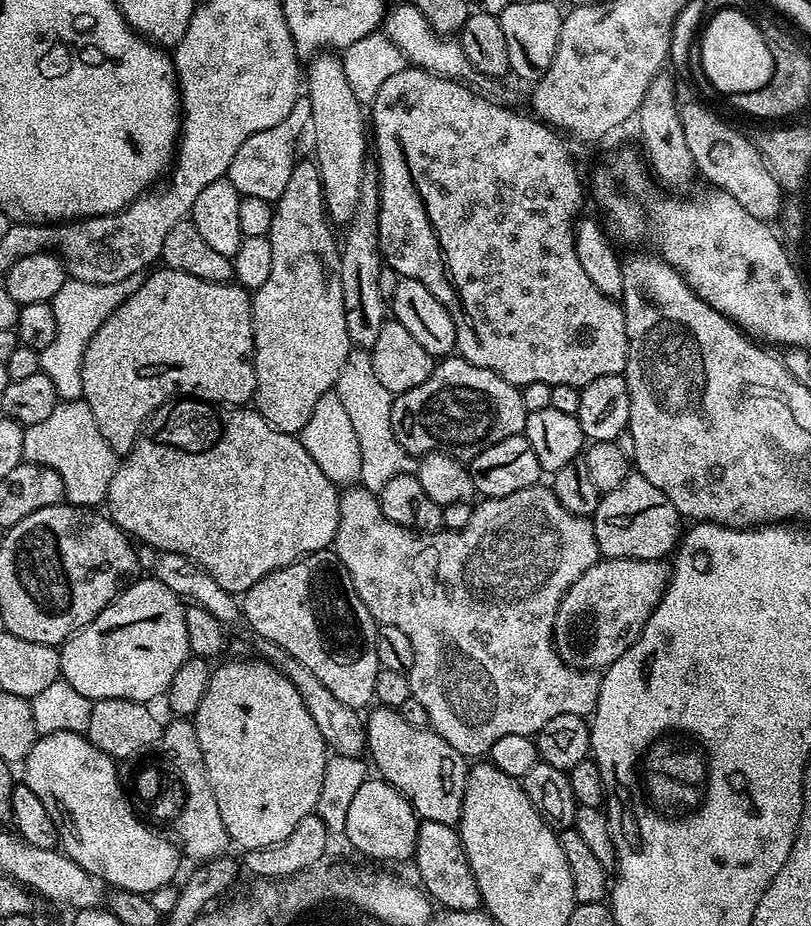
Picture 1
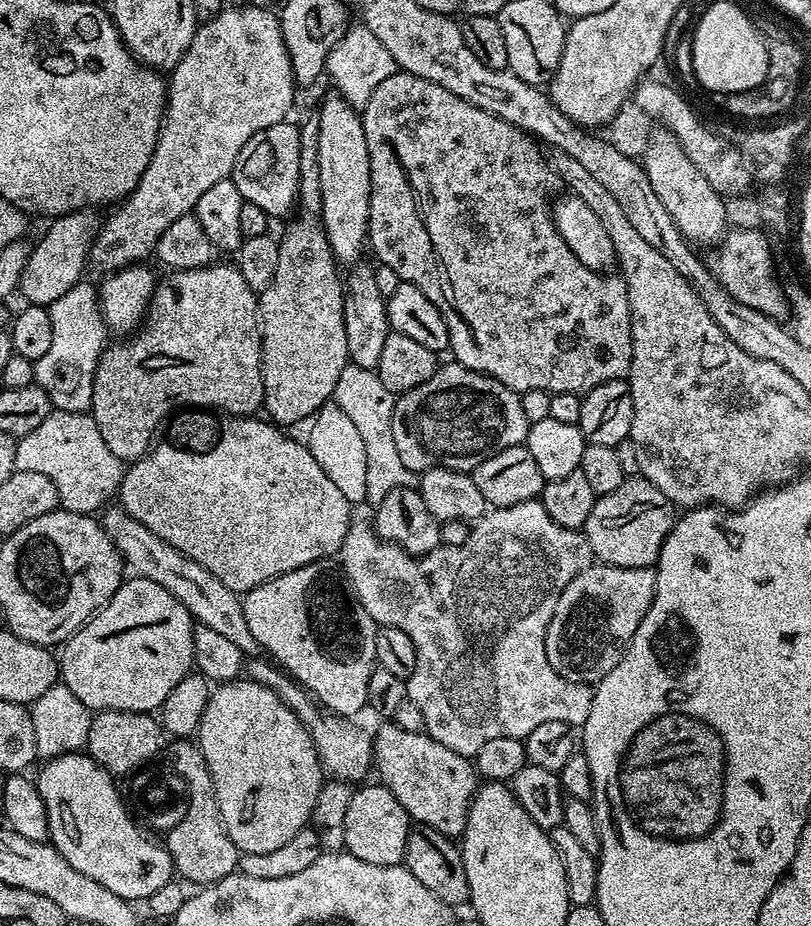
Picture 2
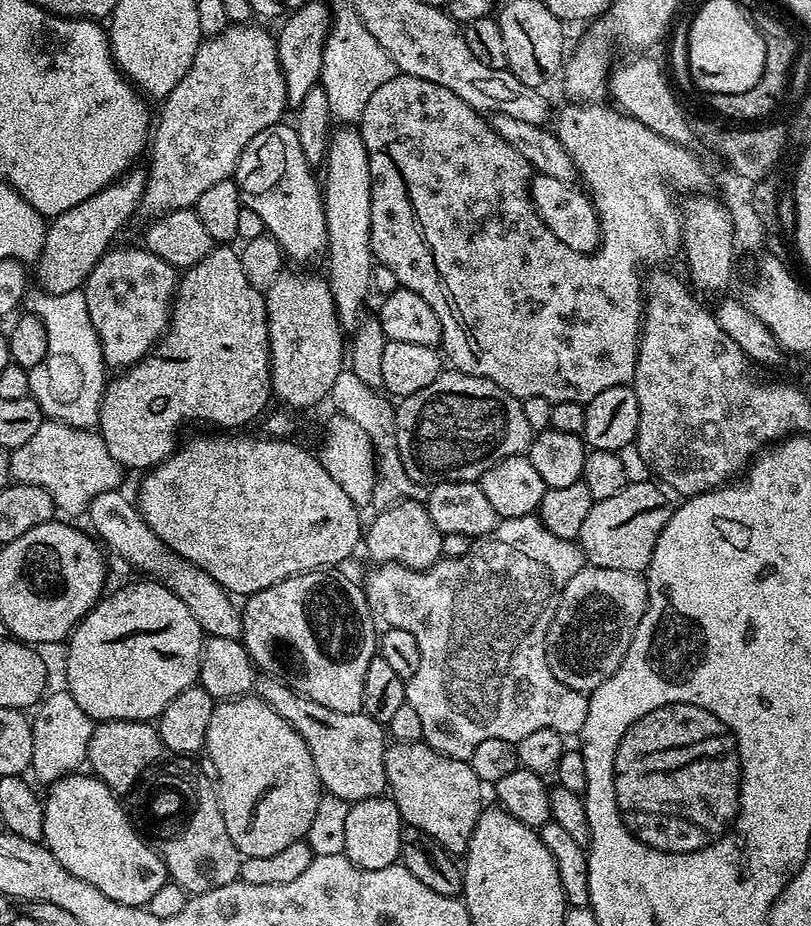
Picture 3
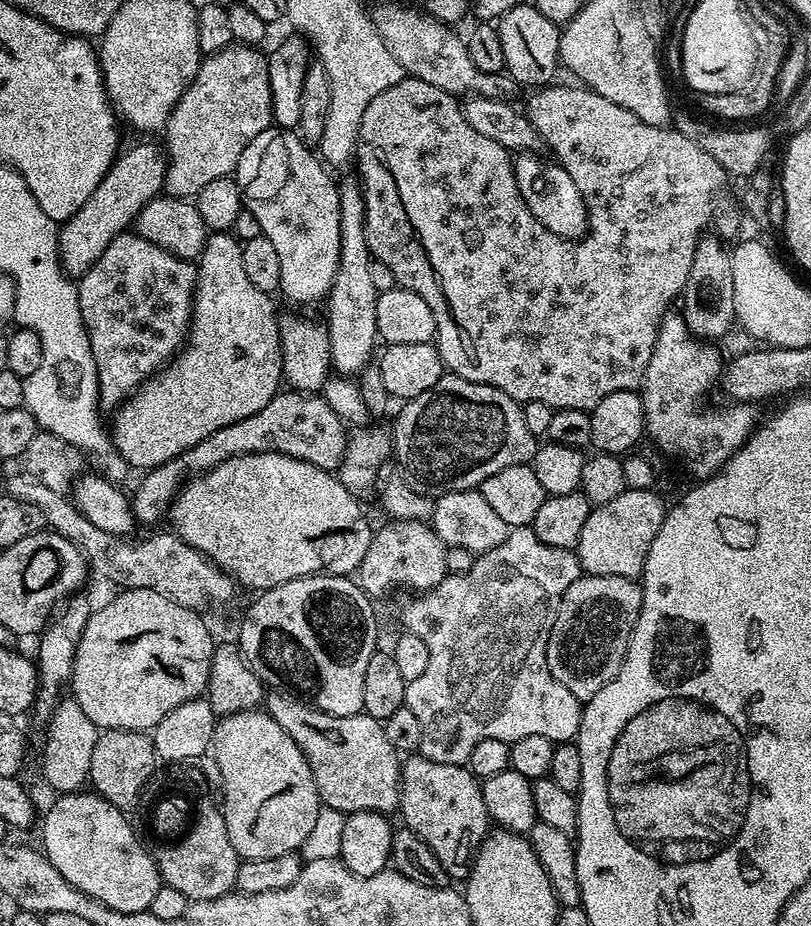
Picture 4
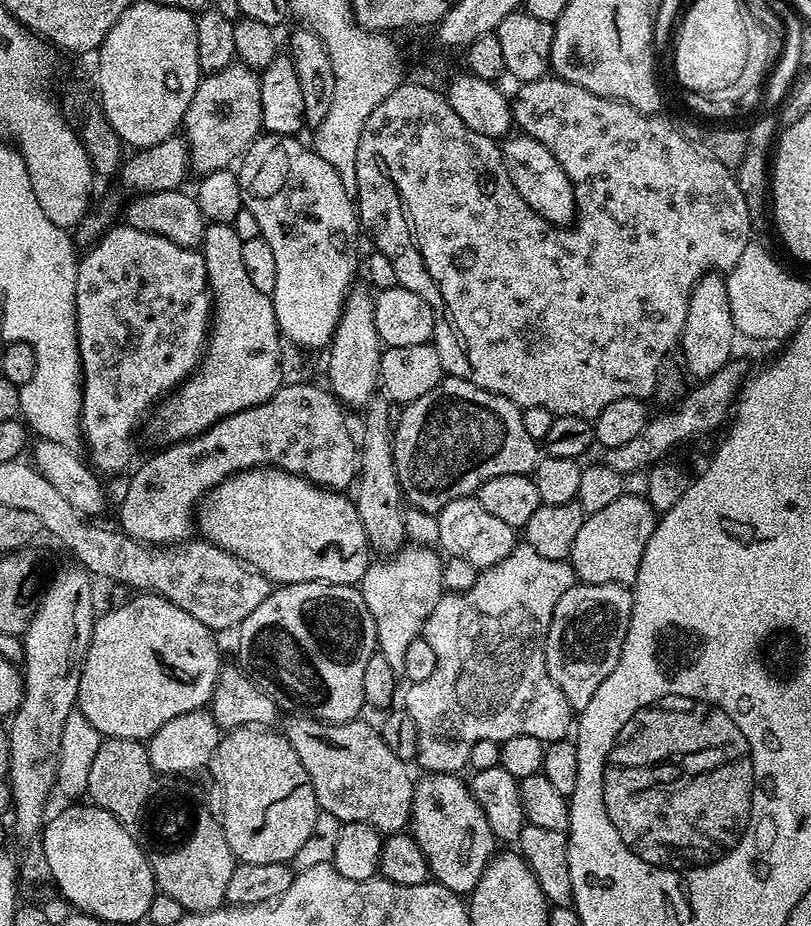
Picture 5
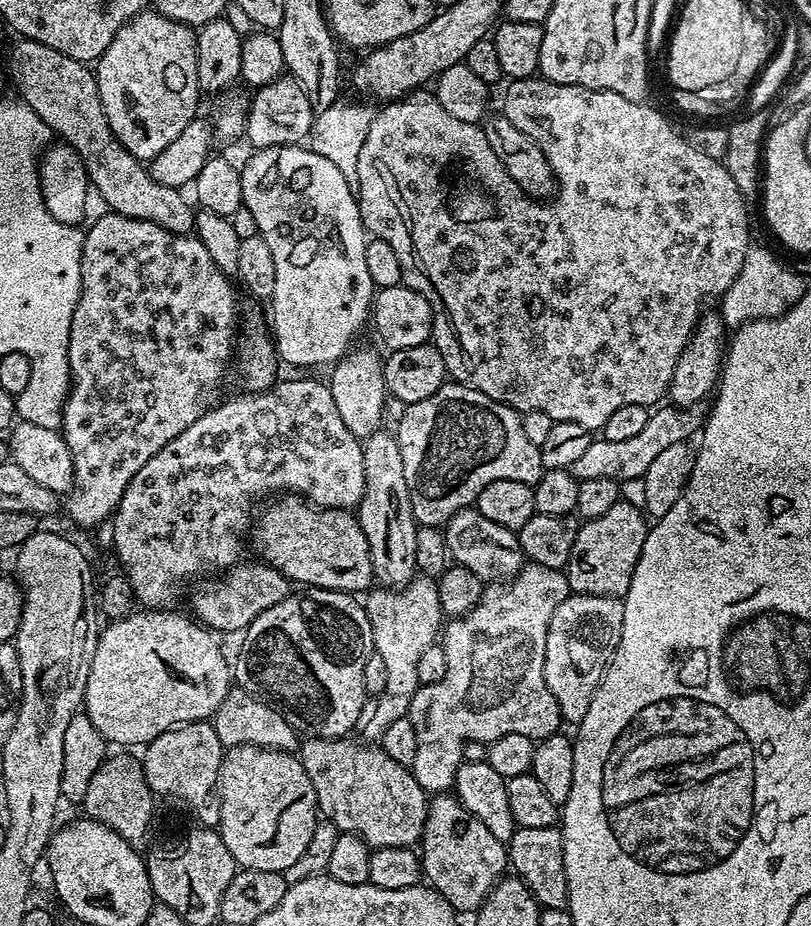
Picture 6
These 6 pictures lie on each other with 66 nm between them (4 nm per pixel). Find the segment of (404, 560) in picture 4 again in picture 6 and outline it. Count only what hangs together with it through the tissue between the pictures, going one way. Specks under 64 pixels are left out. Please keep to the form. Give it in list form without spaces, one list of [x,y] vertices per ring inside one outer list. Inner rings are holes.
[[[423,574],[409,580],[403,588],[373,587],[363,597],[362,603],[370,618],[373,649],[386,666],[386,686],[383,692],[365,699],[355,731],[360,732],[361,741],[376,742],[390,722],[398,722],[398,718],[407,716],[412,695],[421,686],[418,682],[418,658],[426,646],[437,643],[446,615],[439,602],[437,581]]]

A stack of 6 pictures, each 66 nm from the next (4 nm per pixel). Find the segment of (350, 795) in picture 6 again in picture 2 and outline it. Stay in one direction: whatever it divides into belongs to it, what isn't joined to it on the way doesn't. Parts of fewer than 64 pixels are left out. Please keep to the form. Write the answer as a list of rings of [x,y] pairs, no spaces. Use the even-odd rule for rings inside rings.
[[[249,657],[245,661],[244,672],[247,679],[274,690],[294,710],[297,718],[303,722],[308,733],[310,733],[311,740],[315,744],[315,750],[319,755],[321,767],[327,775],[330,774],[329,777],[350,784],[363,781],[366,778],[364,776],[371,771],[373,765],[370,732],[367,733],[356,726],[356,722],[351,719],[324,711],[292,676],[288,675],[279,665],[263,657]]]

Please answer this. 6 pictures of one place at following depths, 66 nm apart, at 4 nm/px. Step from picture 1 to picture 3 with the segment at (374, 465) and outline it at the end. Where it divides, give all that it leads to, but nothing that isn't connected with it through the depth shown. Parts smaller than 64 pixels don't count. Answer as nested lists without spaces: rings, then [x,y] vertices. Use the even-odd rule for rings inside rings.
[[[345,368],[338,374],[329,401],[334,404],[334,410],[337,413],[354,420],[358,426],[361,426],[373,445],[376,480],[372,492],[371,507],[375,511],[380,511],[388,509],[402,500],[417,500],[420,503],[425,503],[428,499],[429,487],[414,482],[406,474],[401,455],[398,454],[395,407],[391,401],[377,389],[368,387],[364,382],[359,381],[349,368]]]

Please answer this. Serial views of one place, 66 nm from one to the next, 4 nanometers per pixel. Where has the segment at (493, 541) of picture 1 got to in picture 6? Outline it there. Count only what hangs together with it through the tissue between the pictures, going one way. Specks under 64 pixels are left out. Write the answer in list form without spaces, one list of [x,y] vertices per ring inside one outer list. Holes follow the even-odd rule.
[[[528,562],[516,573],[515,576],[499,582],[492,582],[483,589],[480,601],[462,616],[449,619],[442,628],[442,643],[446,654],[446,674],[442,682],[433,684],[421,684],[420,689],[412,695],[412,701],[408,707],[408,720],[414,726],[414,734],[418,734],[418,751],[414,753],[414,762],[410,769],[418,785],[428,794],[444,794],[453,787],[456,772],[464,760],[464,745],[470,740],[491,742],[502,738],[502,734],[526,734],[526,738],[534,741],[545,740],[548,736],[555,736],[561,731],[562,717],[558,710],[558,702],[554,702],[554,694],[546,686],[546,674],[544,673],[544,659],[546,658],[546,634],[550,626],[550,618],[554,618],[554,610],[570,595],[567,575],[559,568],[550,566],[538,566]]]

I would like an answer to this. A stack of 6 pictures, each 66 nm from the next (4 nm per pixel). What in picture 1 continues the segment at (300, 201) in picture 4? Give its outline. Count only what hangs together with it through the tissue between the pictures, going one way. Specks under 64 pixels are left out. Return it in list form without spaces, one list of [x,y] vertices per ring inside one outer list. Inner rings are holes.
[[[302,94],[294,102],[290,122],[279,124],[270,130],[262,130],[246,138],[246,142],[242,142],[238,154],[234,154],[234,162],[230,162],[227,174],[227,179],[232,181],[241,196],[257,196],[263,200],[275,202],[286,190],[286,182],[290,182],[290,174],[298,159],[296,143],[300,140],[300,131],[303,128],[305,131],[311,115],[307,95]]]

